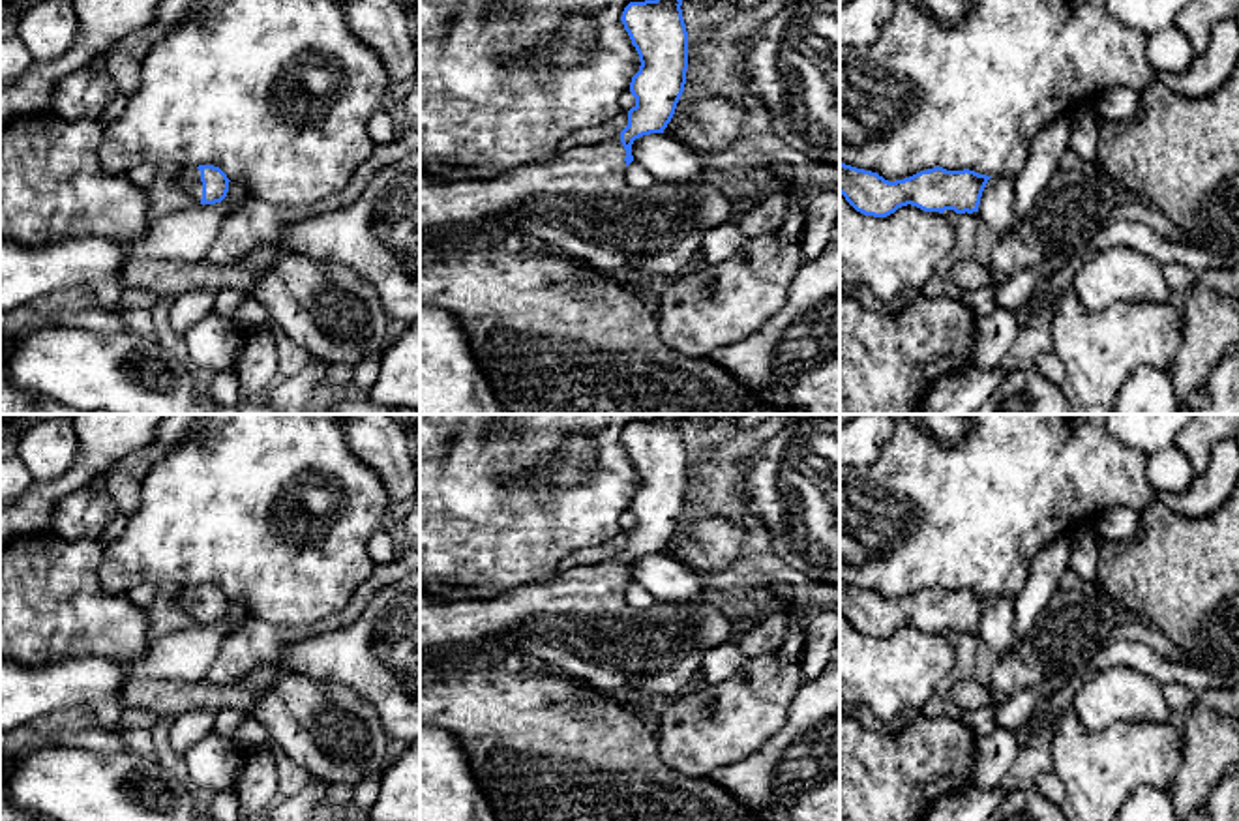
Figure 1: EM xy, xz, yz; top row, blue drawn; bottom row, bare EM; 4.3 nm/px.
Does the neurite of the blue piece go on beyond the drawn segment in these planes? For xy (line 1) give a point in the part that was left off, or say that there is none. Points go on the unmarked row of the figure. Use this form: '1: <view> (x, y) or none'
1: xy (190, 597)

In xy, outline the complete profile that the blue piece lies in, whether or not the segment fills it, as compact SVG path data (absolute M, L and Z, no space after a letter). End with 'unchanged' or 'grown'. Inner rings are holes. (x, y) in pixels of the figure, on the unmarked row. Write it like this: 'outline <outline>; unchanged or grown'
outline M199 585L182 587L176 602L201 624L216 624L227 617L231 600L219 587Z; grown

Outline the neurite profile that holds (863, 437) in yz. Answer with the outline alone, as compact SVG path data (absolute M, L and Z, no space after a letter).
M857 414L840 425L840 469L872 465L892 431L890 414Z

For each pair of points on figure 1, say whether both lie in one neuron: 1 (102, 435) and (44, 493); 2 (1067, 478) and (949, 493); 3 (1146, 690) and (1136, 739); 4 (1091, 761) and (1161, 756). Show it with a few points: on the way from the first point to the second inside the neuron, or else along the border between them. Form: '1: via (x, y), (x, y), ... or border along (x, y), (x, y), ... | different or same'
1: via (98, 452), (60, 486) | same
2: via (1037, 478), (1018, 478), (1000, 493), (979, 493) | same
3: border along (1166, 720), (1118, 720), (1097, 731) | different
4: via (1108, 761), (1125, 756), (1144, 756) | same

